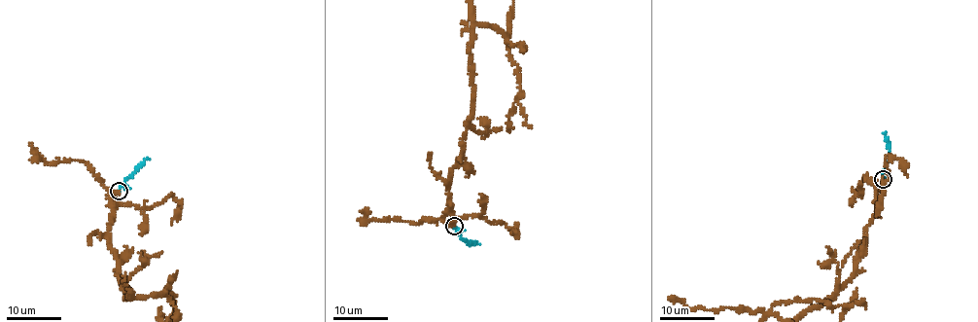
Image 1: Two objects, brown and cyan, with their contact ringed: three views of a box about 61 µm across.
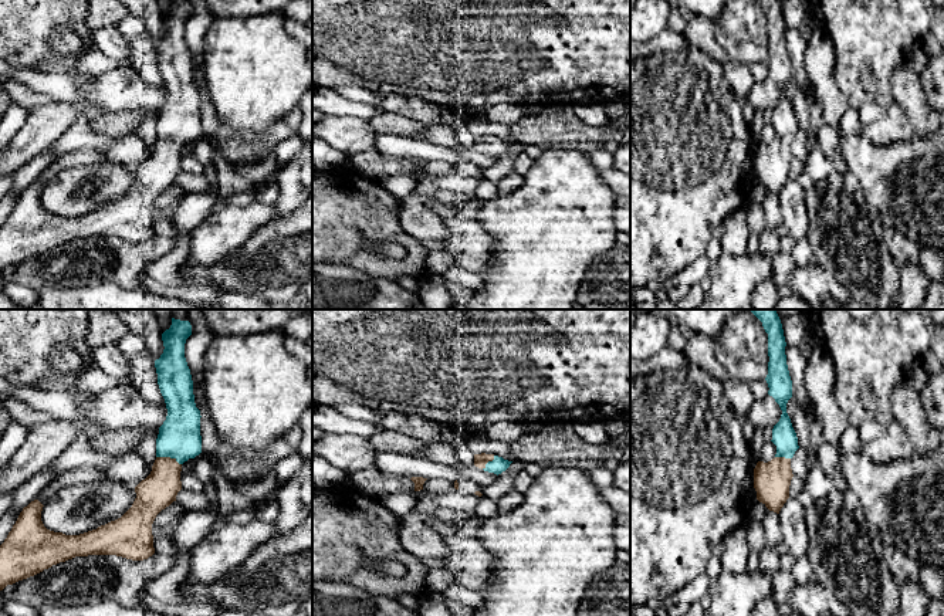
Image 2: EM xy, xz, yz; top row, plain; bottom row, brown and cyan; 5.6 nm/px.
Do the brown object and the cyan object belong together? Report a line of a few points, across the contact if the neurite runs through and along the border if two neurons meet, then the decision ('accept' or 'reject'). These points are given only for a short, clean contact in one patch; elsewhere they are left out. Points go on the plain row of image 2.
line xy (155, 175), (163, 165), (169, 139), (179, 119); accept

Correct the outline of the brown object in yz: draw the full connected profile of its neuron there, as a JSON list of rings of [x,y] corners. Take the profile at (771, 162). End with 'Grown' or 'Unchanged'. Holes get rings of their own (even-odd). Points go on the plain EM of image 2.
[[[758,0],[762,4],[765,14],[768,16],[768,57],[765,60],[768,65],[768,77],[775,81],[779,87],[782,97],[779,104],[772,111],[772,125],[776,128],[775,139],[768,143],[758,143],[754,150],[754,170],[757,173],[757,182],[762,185],[769,193],[779,196],[781,190],[789,180],[789,167],[794,159],[791,150],[791,141],[794,139],[795,133],[799,131],[798,119],[792,109],[791,101],[786,95],[786,85],[792,79],[792,62],[789,58],[788,47],[786,47],[786,37],[785,37],[785,18],[784,11],[779,0]]]. Grown

